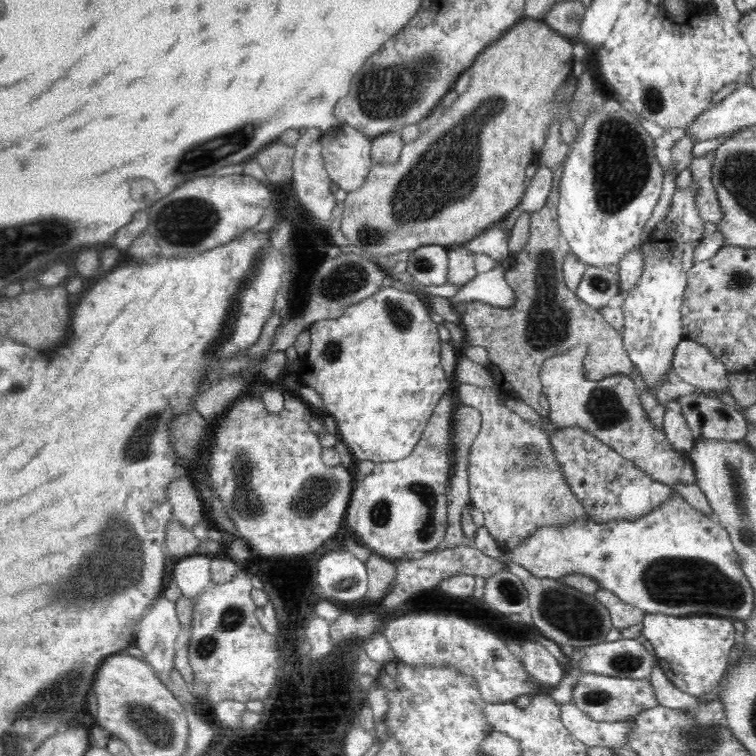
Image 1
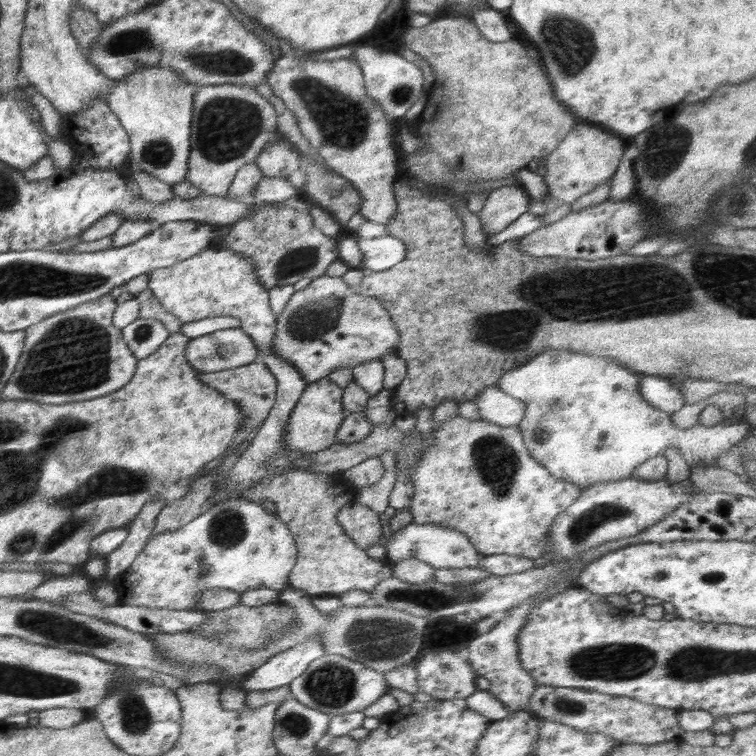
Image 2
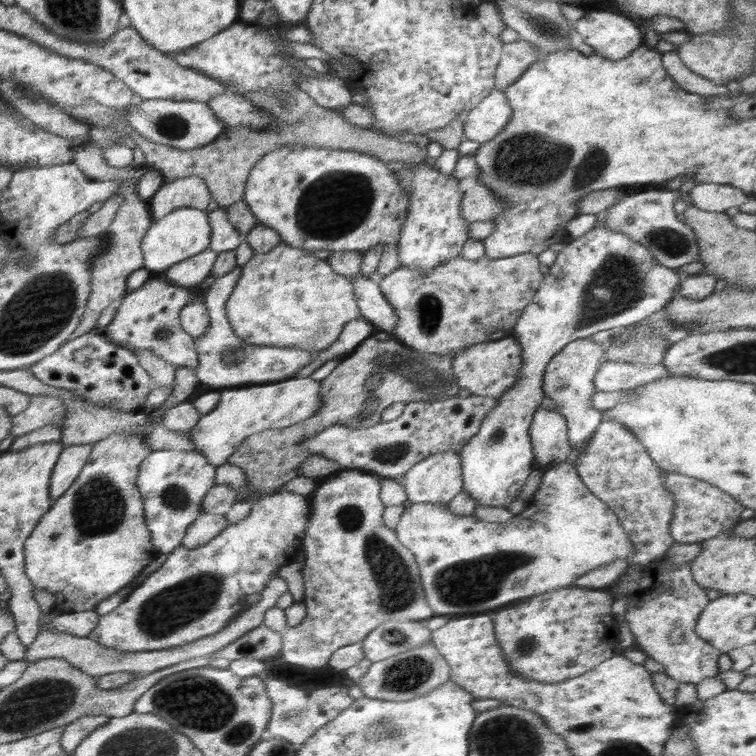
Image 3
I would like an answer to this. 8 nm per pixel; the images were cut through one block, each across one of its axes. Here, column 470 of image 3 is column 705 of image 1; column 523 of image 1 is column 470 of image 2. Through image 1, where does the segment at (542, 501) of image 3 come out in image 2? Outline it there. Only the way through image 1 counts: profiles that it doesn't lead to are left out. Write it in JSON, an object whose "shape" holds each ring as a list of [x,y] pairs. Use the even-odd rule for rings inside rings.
{"shape":[[[416,522],[404,526],[398,532],[390,532],[384,549],[386,550],[386,562],[391,565],[405,558],[414,558],[436,569],[478,567],[483,558],[464,532],[454,530],[454,528],[444,528],[438,524],[418,524]]]}

